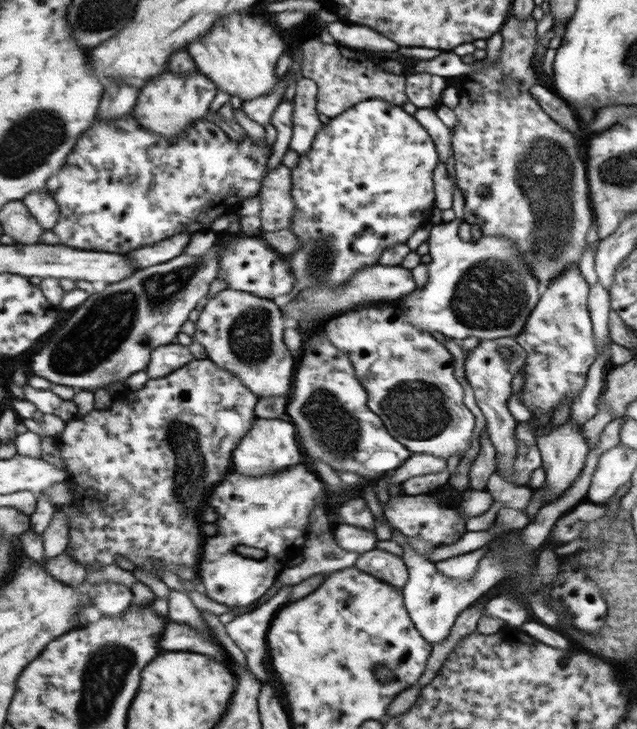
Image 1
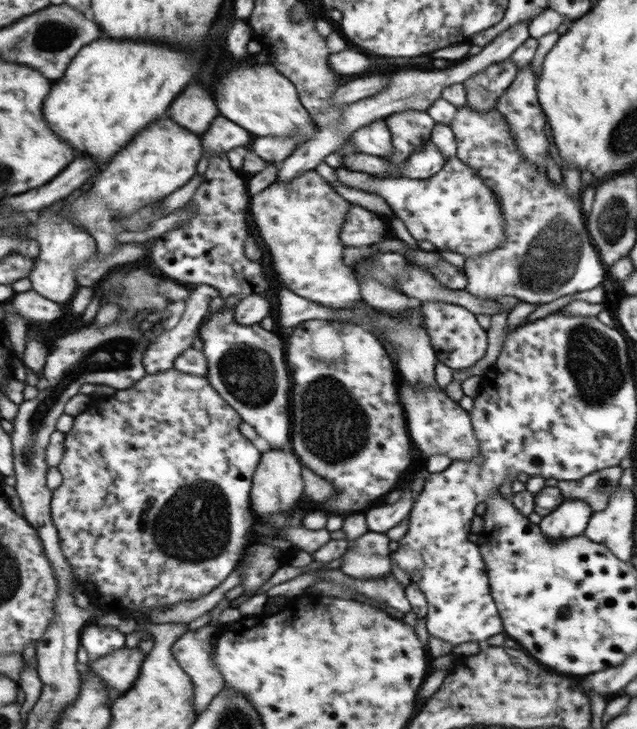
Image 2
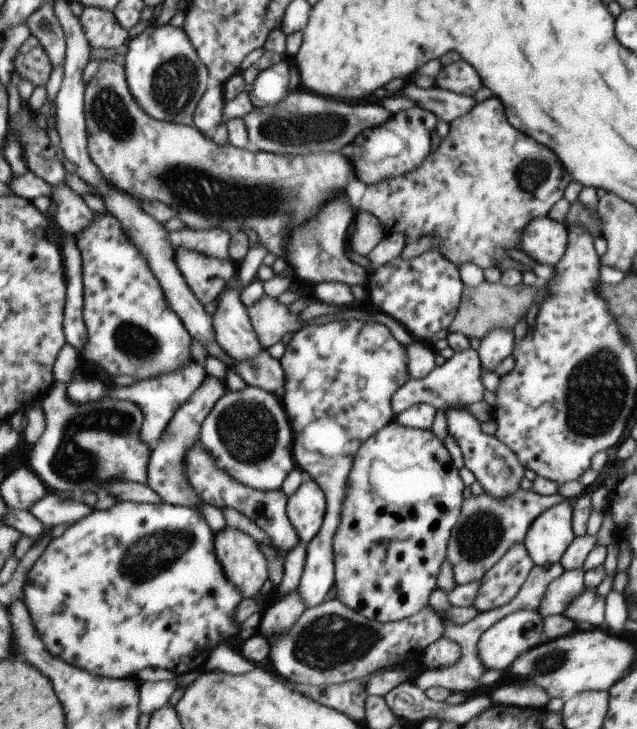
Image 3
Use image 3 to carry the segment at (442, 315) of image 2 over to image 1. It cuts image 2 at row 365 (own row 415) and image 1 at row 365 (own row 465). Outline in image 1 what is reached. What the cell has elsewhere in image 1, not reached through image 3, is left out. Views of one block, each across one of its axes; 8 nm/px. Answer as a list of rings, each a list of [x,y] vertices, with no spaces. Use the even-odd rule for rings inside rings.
[[[501,337],[494,339],[479,340],[477,345],[467,351],[464,362],[464,377],[474,394],[475,404],[480,408],[484,419],[486,420],[487,434],[495,450],[495,459],[497,468],[503,476],[511,476],[511,464],[515,460],[514,428],[516,421],[507,411],[507,400],[511,394],[511,378],[513,374],[522,368],[523,361],[527,358],[527,352],[523,350],[519,343],[515,342],[514,337]]]

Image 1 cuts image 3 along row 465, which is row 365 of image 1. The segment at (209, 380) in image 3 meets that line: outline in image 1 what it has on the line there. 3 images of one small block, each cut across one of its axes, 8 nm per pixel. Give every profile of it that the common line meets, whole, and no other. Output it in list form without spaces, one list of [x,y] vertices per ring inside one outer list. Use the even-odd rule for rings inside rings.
[[[179,343],[167,344],[154,349],[150,365],[147,366],[147,374],[151,379],[161,378],[183,368],[195,360],[193,352]]]

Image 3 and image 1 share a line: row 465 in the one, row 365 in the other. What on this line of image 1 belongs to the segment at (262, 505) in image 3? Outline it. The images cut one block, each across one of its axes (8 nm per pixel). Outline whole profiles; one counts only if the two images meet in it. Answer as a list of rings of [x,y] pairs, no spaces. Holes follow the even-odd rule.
[[[208,358],[195,359],[179,370],[175,370],[167,376],[151,379],[144,384],[145,388],[139,392],[129,392],[129,396],[125,396],[123,400],[115,400],[115,404],[110,405],[111,408],[102,410],[93,410],[88,417],[73,418],[67,422],[65,431],[61,435],[54,438],[55,444],[60,451],[60,457],[63,460],[65,469],[70,472],[68,478],[69,490],[73,492],[73,501],[69,505],[59,506],[63,512],[67,512],[68,522],[71,524],[70,544],[66,552],[81,566],[92,563],[102,563],[109,566],[116,566],[117,558],[125,558],[131,561],[130,570],[141,568],[147,572],[155,572],[159,578],[163,578],[162,573],[158,573],[161,568],[170,570],[175,574],[179,574],[185,568],[191,568],[197,572],[197,566],[200,566],[201,556],[203,554],[203,546],[205,546],[205,534],[201,534],[201,514],[203,508],[209,506],[209,494],[213,492],[213,488],[225,480],[227,474],[233,469],[233,450],[235,444],[240,442],[247,434],[247,430],[251,429],[256,418],[253,415],[253,406],[257,402],[257,396],[251,394],[251,390],[247,390],[247,386],[243,386],[241,380],[231,374],[229,370],[215,364],[213,360]]]

